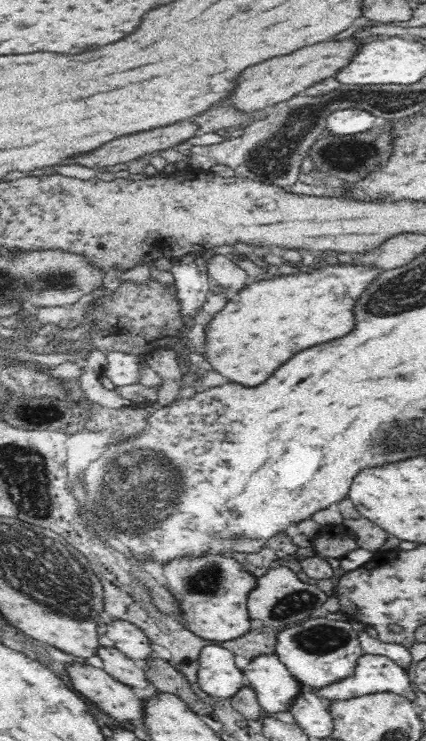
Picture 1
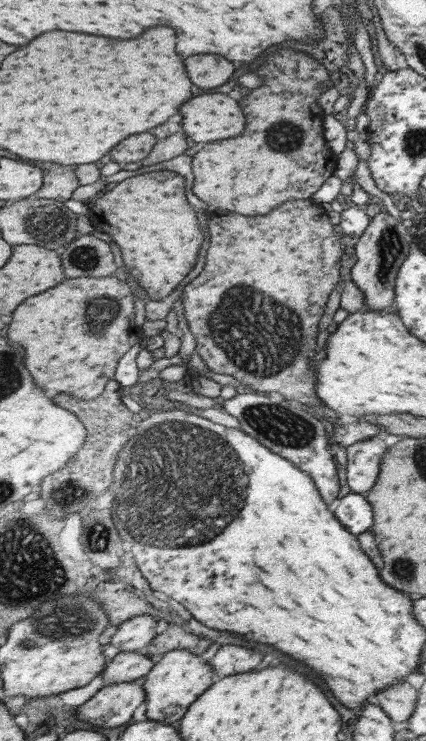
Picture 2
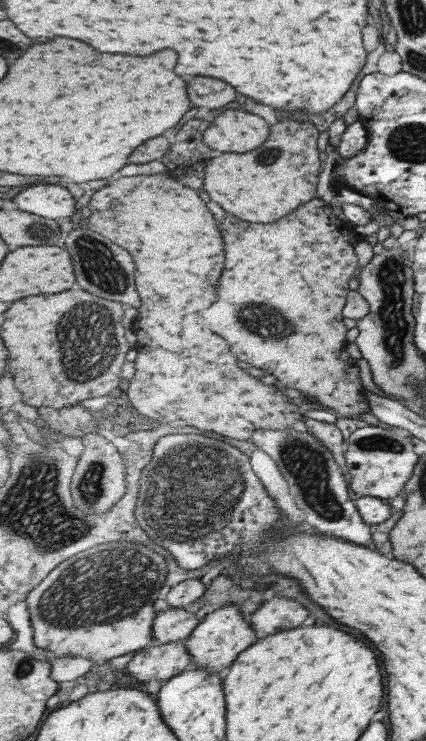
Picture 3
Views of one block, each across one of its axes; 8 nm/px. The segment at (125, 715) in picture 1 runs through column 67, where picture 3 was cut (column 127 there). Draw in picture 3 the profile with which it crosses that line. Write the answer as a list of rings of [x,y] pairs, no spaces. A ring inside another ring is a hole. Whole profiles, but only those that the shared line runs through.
[[[177,641],[159,646],[154,646],[147,651],[137,651],[133,660],[127,666],[127,672],[137,681],[137,685],[144,685],[151,679],[172,680],[175,676],[183,673],[193,665],[193,655],[189,653],[189,648],[185,641]]]

